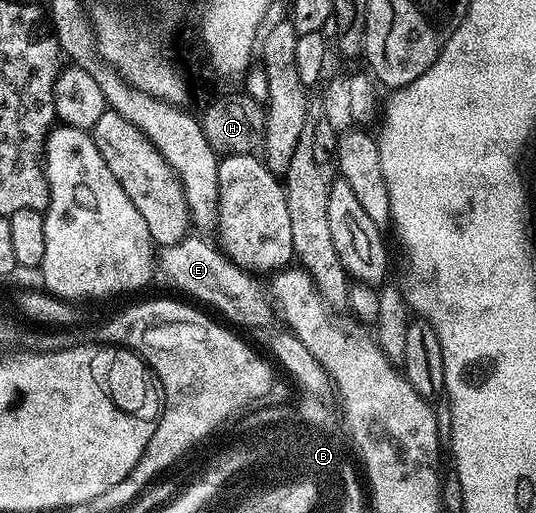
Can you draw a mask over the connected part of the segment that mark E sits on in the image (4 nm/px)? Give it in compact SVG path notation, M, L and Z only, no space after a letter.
M190 233L175 245L160 248L160 274L162 271L182 291L180 292L182 296L190 295L185 297L190 300L198 299L198 301L193 300L198 304L210 303L218 311L216 312L218 316L226 315L221 317L228 320L230 324L238 323L238 325L233 324L238 328L263 326L268 321L269 315L271 316L271 305L262 286L260 289L248 270L234 263L225 251L217 247L213 248L205 239L208 238Z

